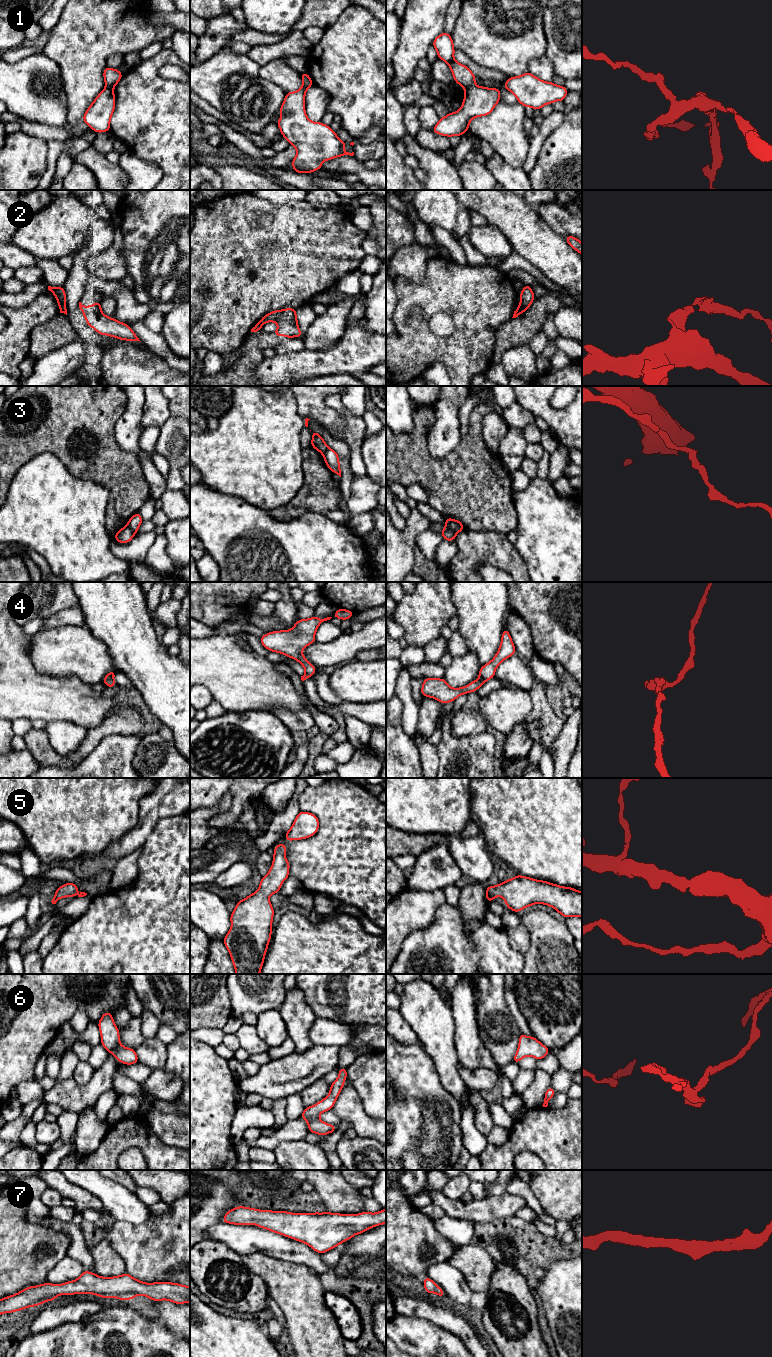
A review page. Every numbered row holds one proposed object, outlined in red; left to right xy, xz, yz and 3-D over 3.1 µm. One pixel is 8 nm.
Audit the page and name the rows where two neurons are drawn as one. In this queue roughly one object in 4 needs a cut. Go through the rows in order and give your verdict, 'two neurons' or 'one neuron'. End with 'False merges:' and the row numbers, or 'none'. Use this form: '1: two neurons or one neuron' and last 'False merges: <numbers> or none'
1: two neurons
2: two neurons
3: two neurons
4: one neuron
5: one neuron
6: one neuron
7: one neuron
False merges: 1, 2, 3

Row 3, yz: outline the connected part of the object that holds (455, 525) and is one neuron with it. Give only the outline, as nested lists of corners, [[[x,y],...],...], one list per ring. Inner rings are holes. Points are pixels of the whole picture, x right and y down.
[[[445,518],[445,523],[446,526],[448,526],[456,534],[465,529],[464,525],[459,520]]]

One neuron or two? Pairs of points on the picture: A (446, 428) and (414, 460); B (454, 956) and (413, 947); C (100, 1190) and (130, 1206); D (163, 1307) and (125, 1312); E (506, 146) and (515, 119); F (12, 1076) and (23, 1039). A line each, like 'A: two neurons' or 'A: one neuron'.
A: two neurons
B: one neuron
C: one neuron
D: two neurons
E: one neuron
F: one neuron

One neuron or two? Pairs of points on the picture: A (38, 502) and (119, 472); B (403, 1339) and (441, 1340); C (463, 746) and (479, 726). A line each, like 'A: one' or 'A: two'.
A: two
B: one
C: two

